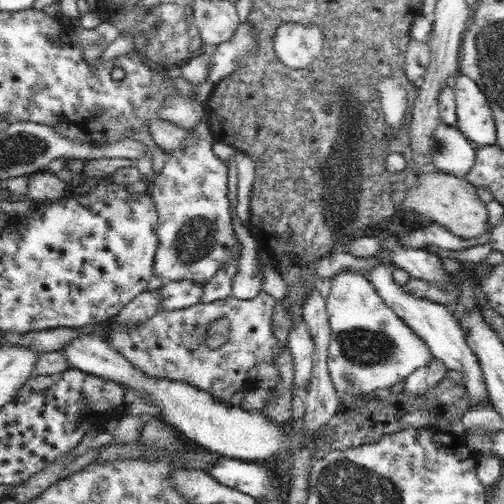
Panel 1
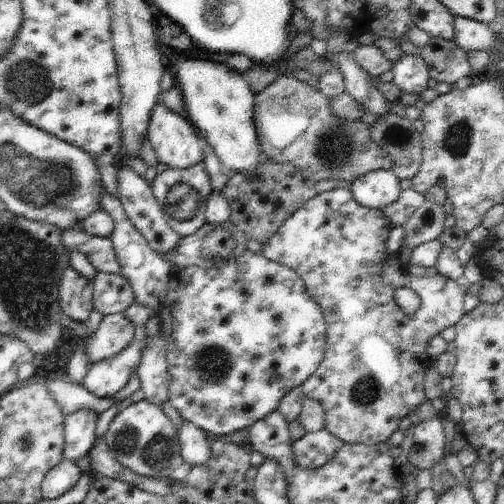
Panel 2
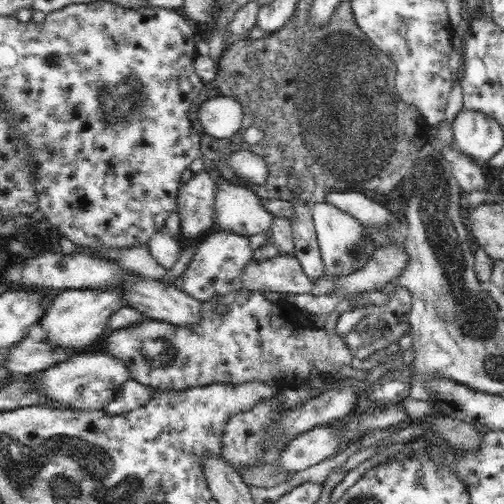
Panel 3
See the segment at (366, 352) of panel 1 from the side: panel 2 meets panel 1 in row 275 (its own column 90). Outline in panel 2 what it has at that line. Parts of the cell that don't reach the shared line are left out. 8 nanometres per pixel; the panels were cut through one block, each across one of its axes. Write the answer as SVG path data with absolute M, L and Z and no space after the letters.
M109 314L101 320L97 332L87 344L89 364L97 364L109 356L117 356L133 340L135 324L125 314Z

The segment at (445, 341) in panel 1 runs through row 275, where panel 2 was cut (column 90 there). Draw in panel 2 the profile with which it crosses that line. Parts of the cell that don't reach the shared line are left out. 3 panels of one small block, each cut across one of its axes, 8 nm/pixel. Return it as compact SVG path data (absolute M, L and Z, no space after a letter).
M137 326L129 346L125 346L125 350L121 350L117 356L109 356L93 364L87 376L83 378L81 386L101 400L111 398L129 382L131 374L137 372L143 350L147 348L147 338L147 328Z

